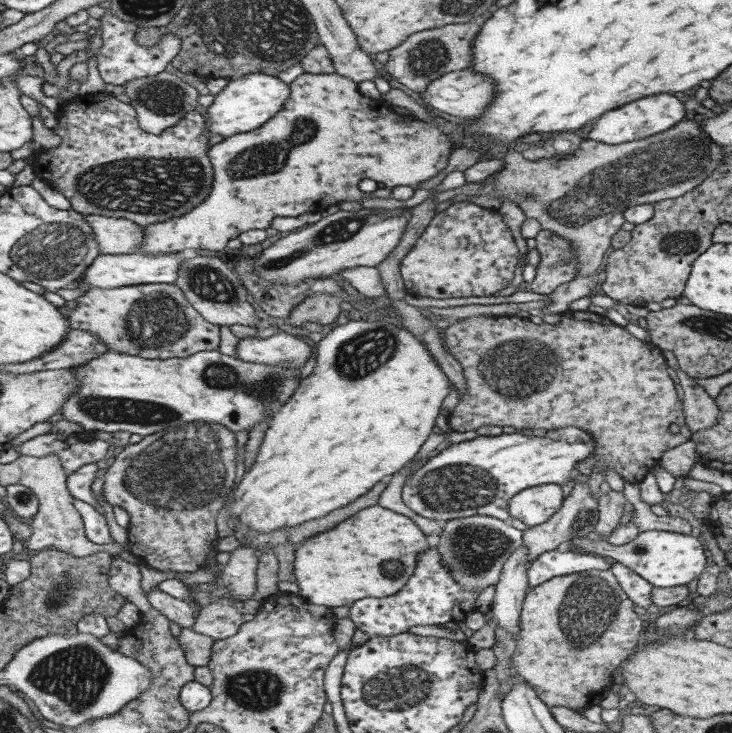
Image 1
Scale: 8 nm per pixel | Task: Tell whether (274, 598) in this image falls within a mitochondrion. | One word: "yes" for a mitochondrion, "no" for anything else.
no

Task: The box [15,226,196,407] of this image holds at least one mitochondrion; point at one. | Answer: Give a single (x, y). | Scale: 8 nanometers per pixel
(159, 320)

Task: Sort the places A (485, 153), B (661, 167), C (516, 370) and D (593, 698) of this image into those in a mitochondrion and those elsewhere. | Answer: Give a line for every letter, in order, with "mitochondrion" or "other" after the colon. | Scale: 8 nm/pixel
A: other
B: mitochondrion
C: mitochondrion
D: other

